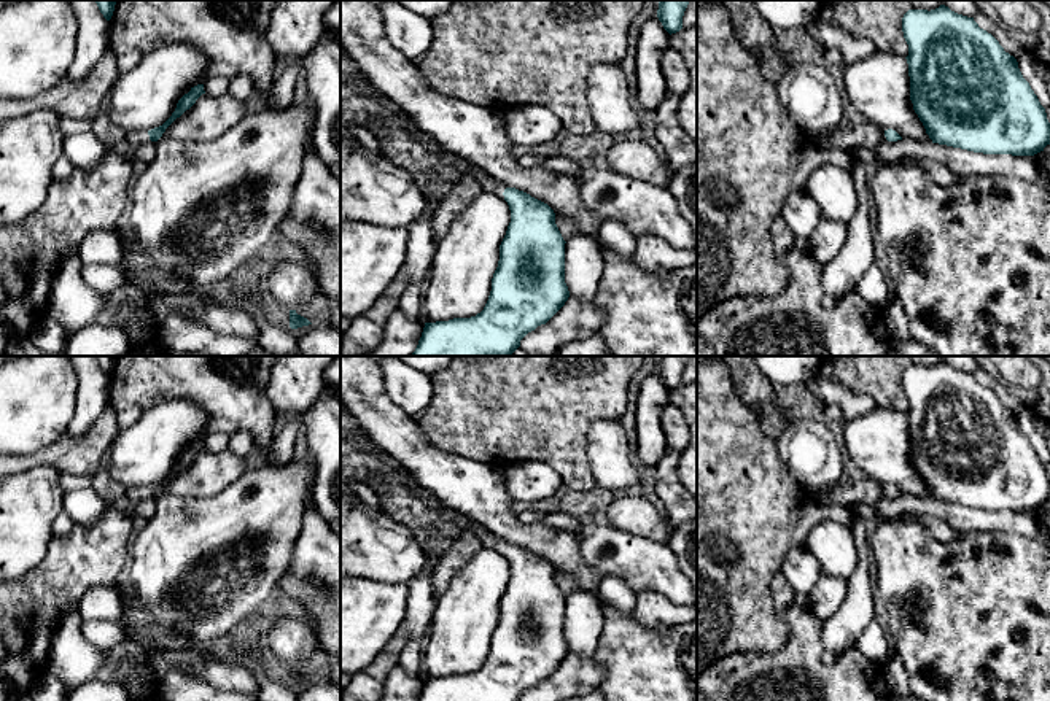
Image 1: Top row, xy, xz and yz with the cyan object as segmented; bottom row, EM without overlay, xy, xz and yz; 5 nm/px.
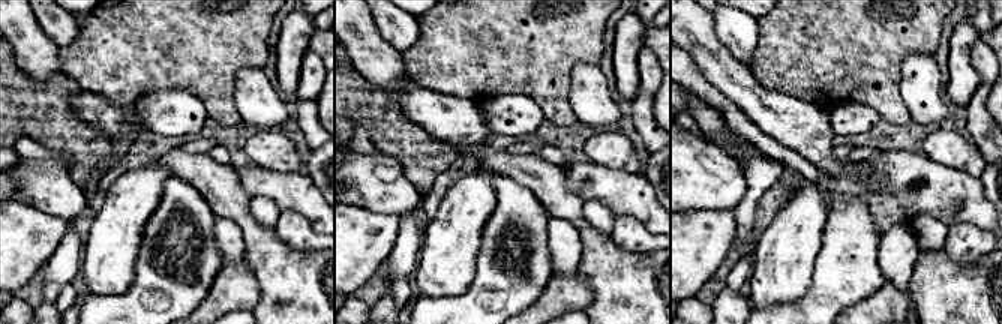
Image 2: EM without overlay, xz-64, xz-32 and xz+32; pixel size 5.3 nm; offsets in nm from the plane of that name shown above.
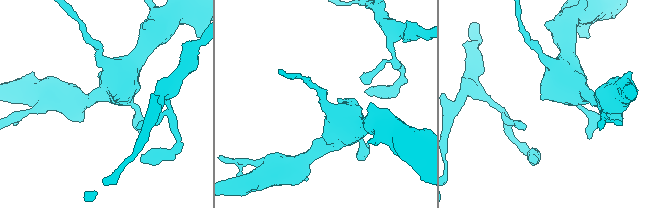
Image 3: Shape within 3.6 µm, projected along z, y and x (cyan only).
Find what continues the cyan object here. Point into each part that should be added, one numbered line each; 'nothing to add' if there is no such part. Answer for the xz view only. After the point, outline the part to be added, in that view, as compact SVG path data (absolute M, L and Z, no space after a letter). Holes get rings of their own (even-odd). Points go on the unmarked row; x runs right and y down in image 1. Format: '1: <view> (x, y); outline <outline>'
1: xz (486, 538); outline M407 472L407 485L420 496L430 499L438 509L441 509L447 518L460 523L466 531L472 531L474 536L480 540L480 545L495 547L498 550L504 548L504 542L495 537L490 531L484 529L479 523L461 517L460 513L450 510L445 504L439 502L431 493L428 493L423 486L420 486L412 475Z

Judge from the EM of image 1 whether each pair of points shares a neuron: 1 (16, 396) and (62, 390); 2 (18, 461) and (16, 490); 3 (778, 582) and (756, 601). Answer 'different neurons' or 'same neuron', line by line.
1: same neuron
2: different neurons
3: different neurons

